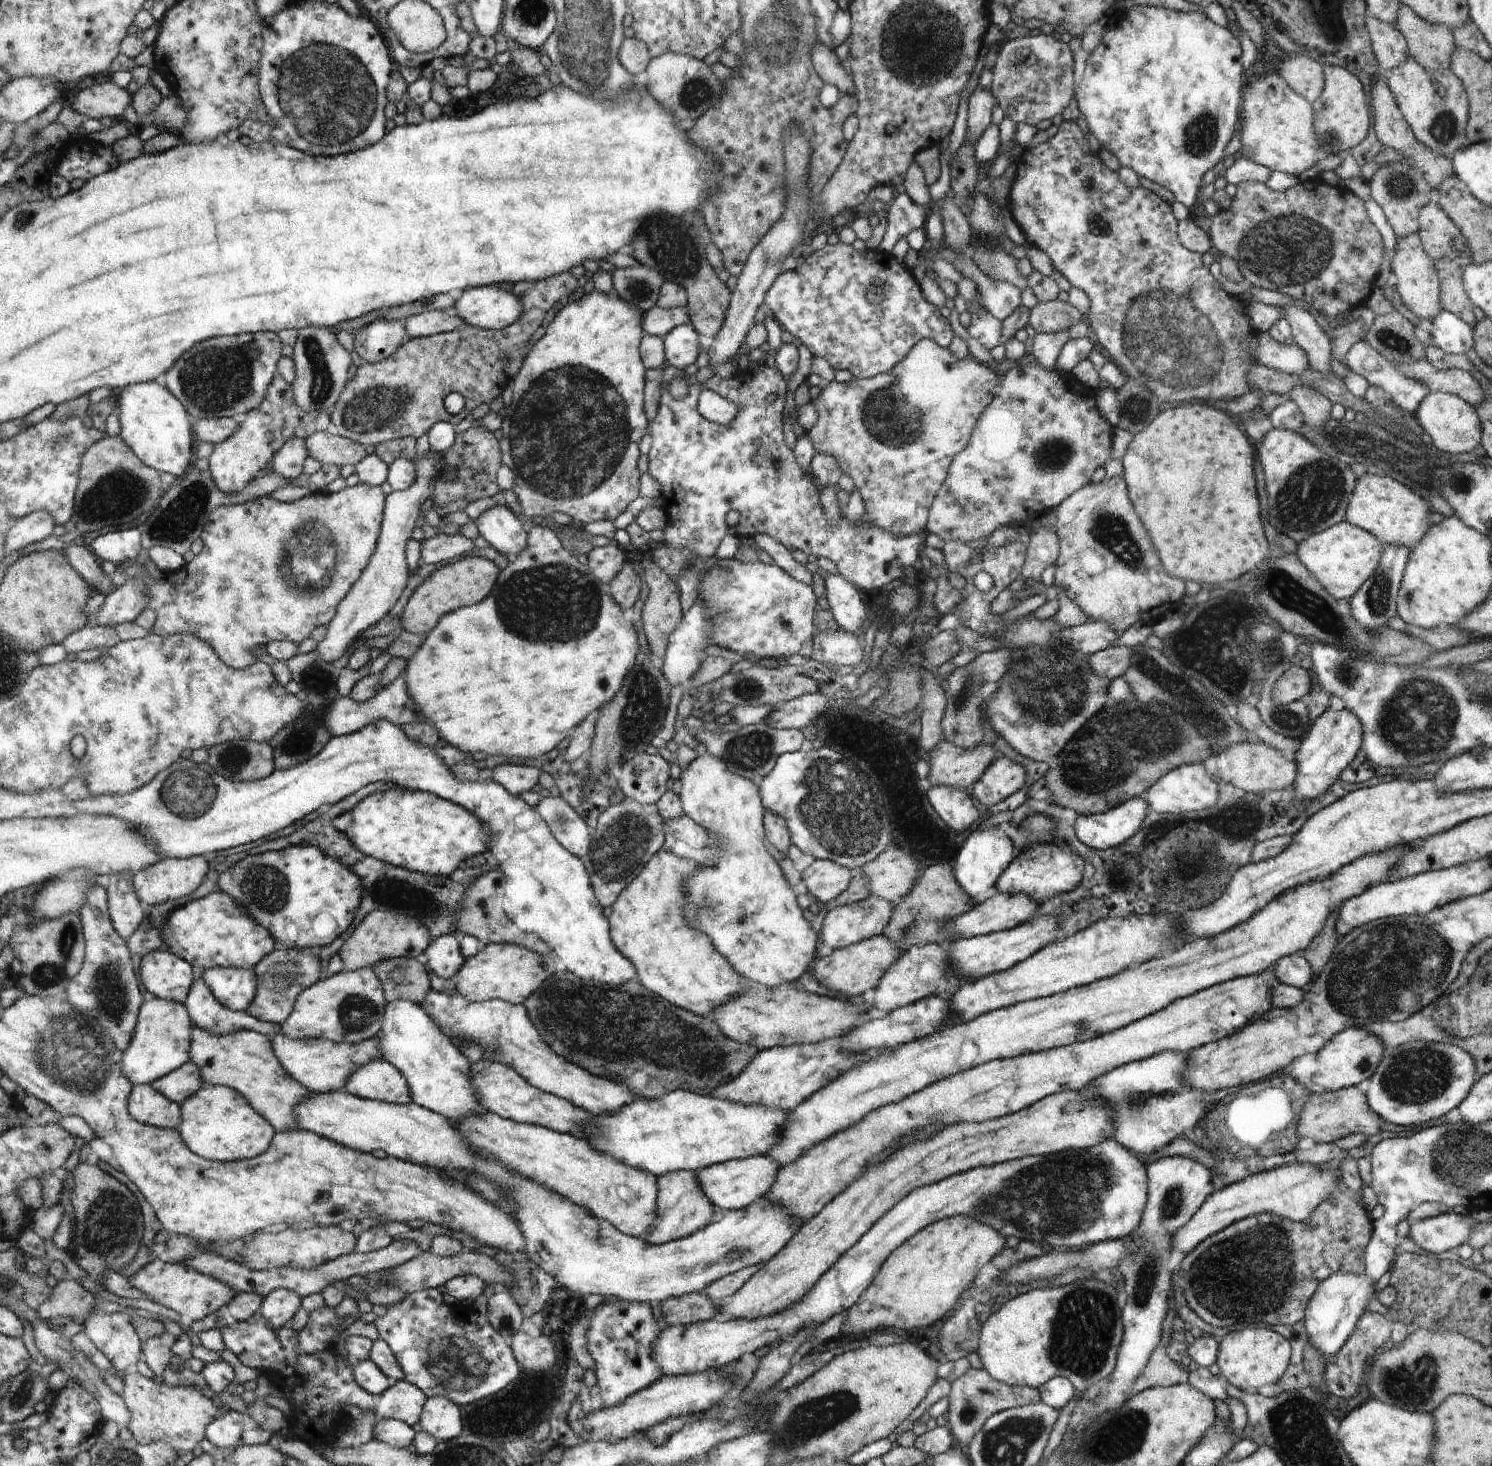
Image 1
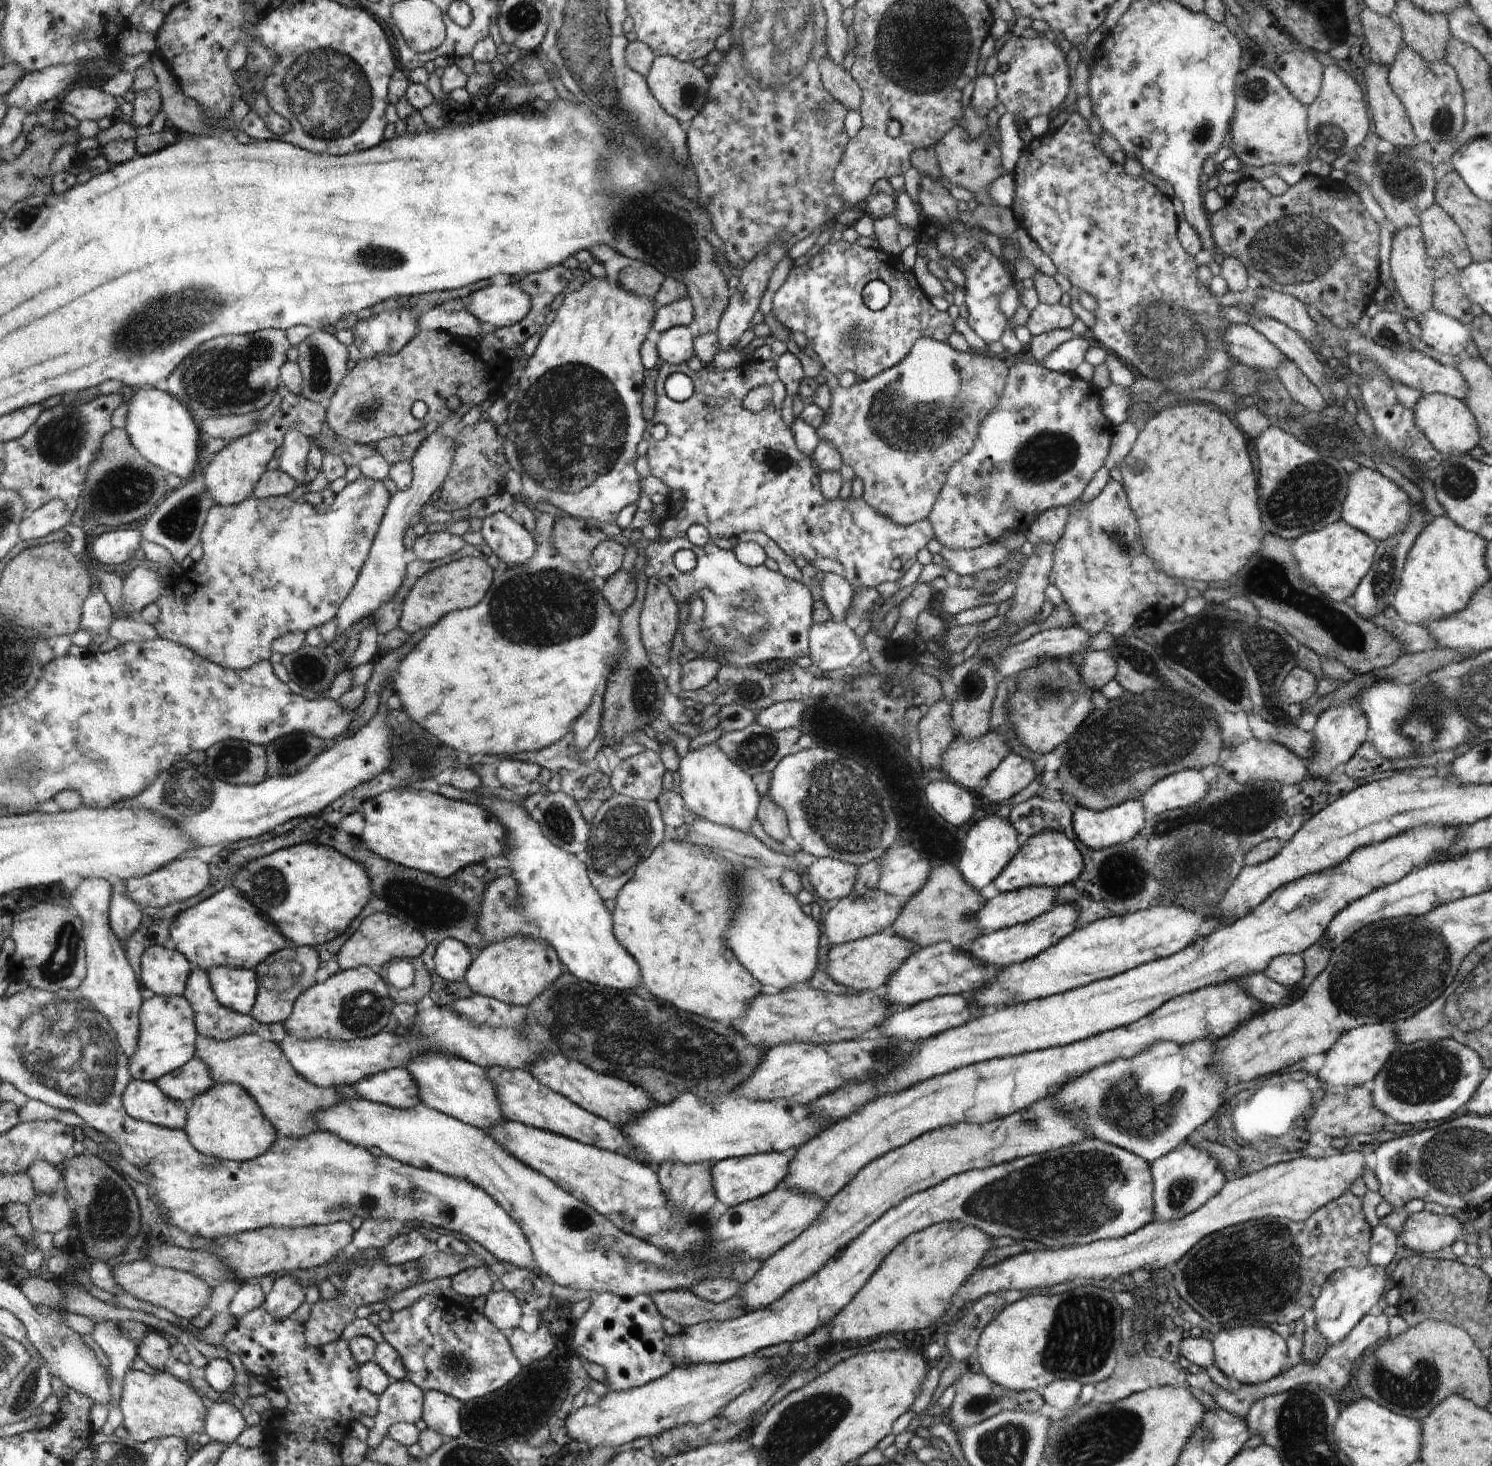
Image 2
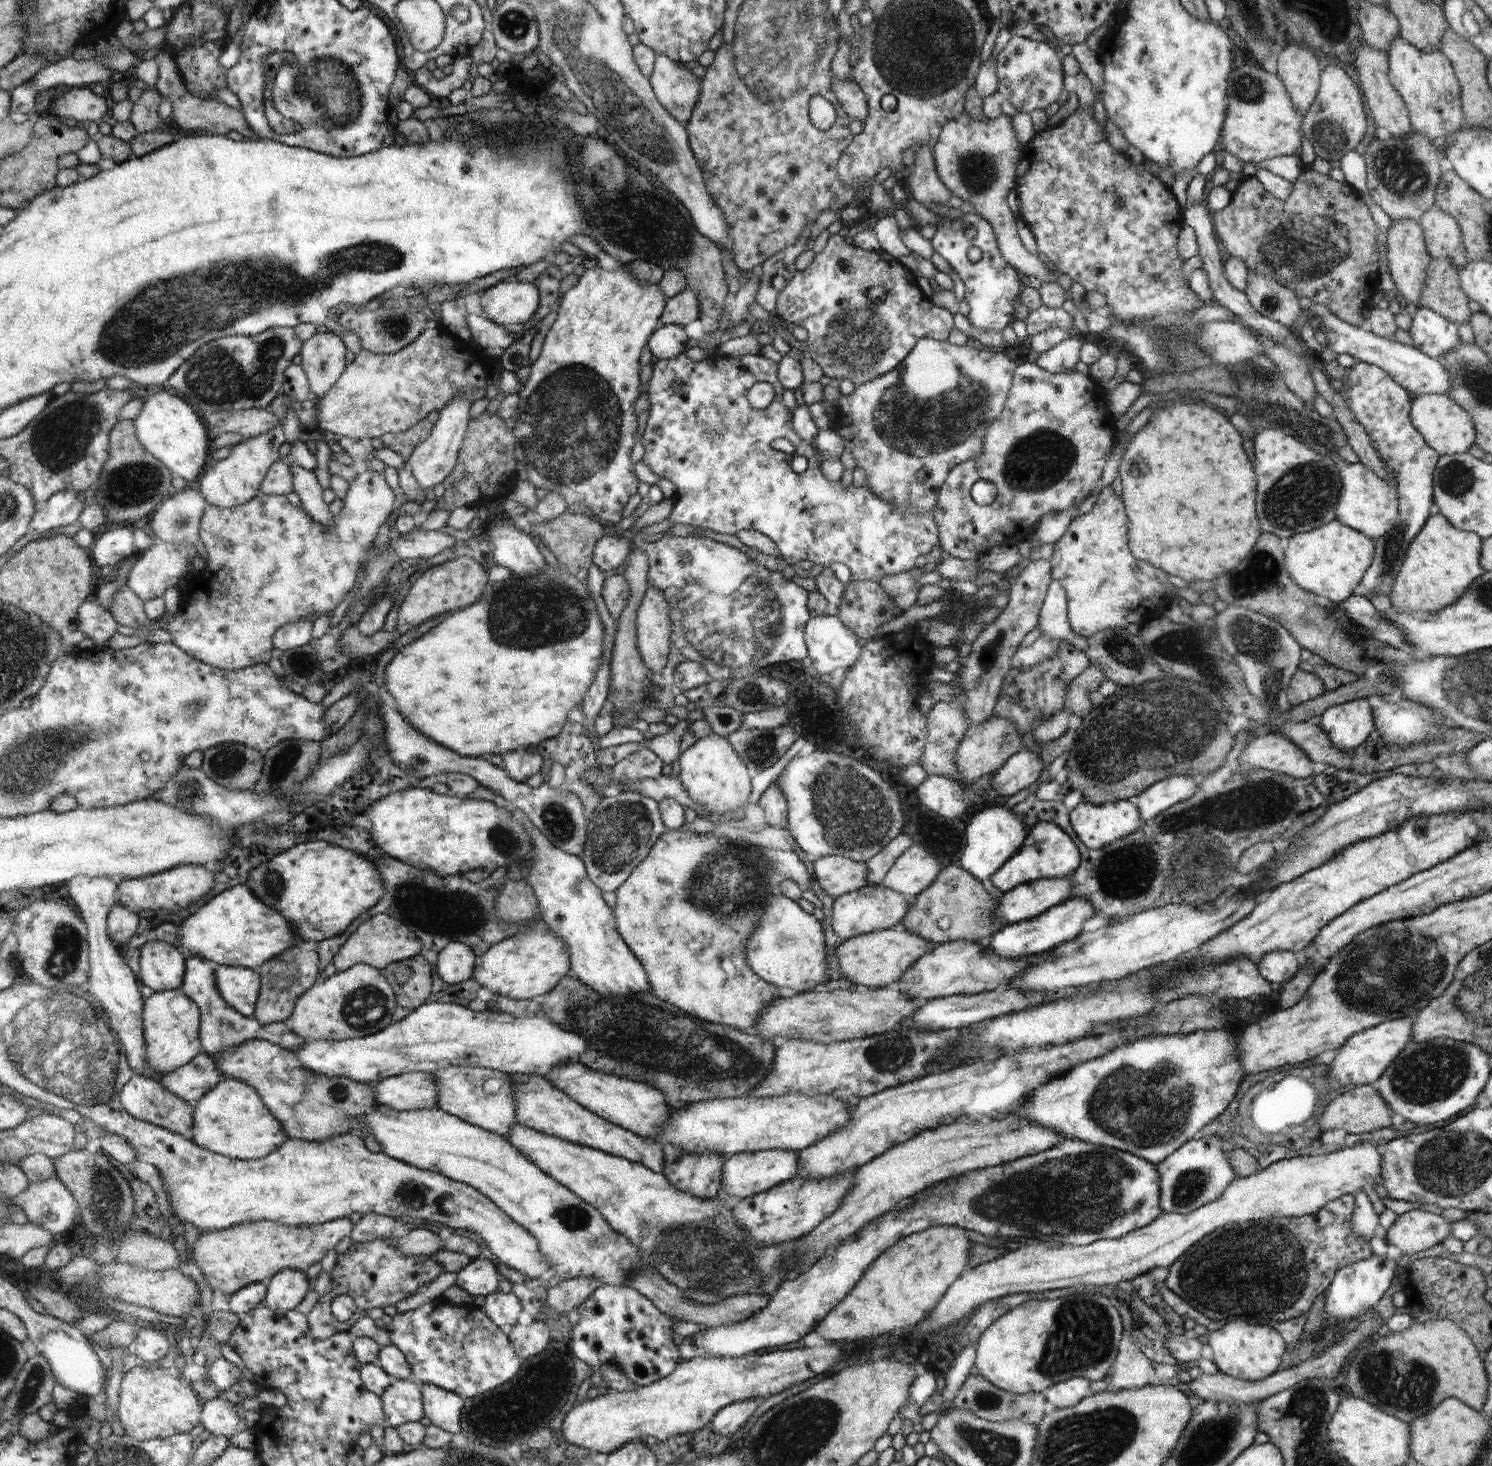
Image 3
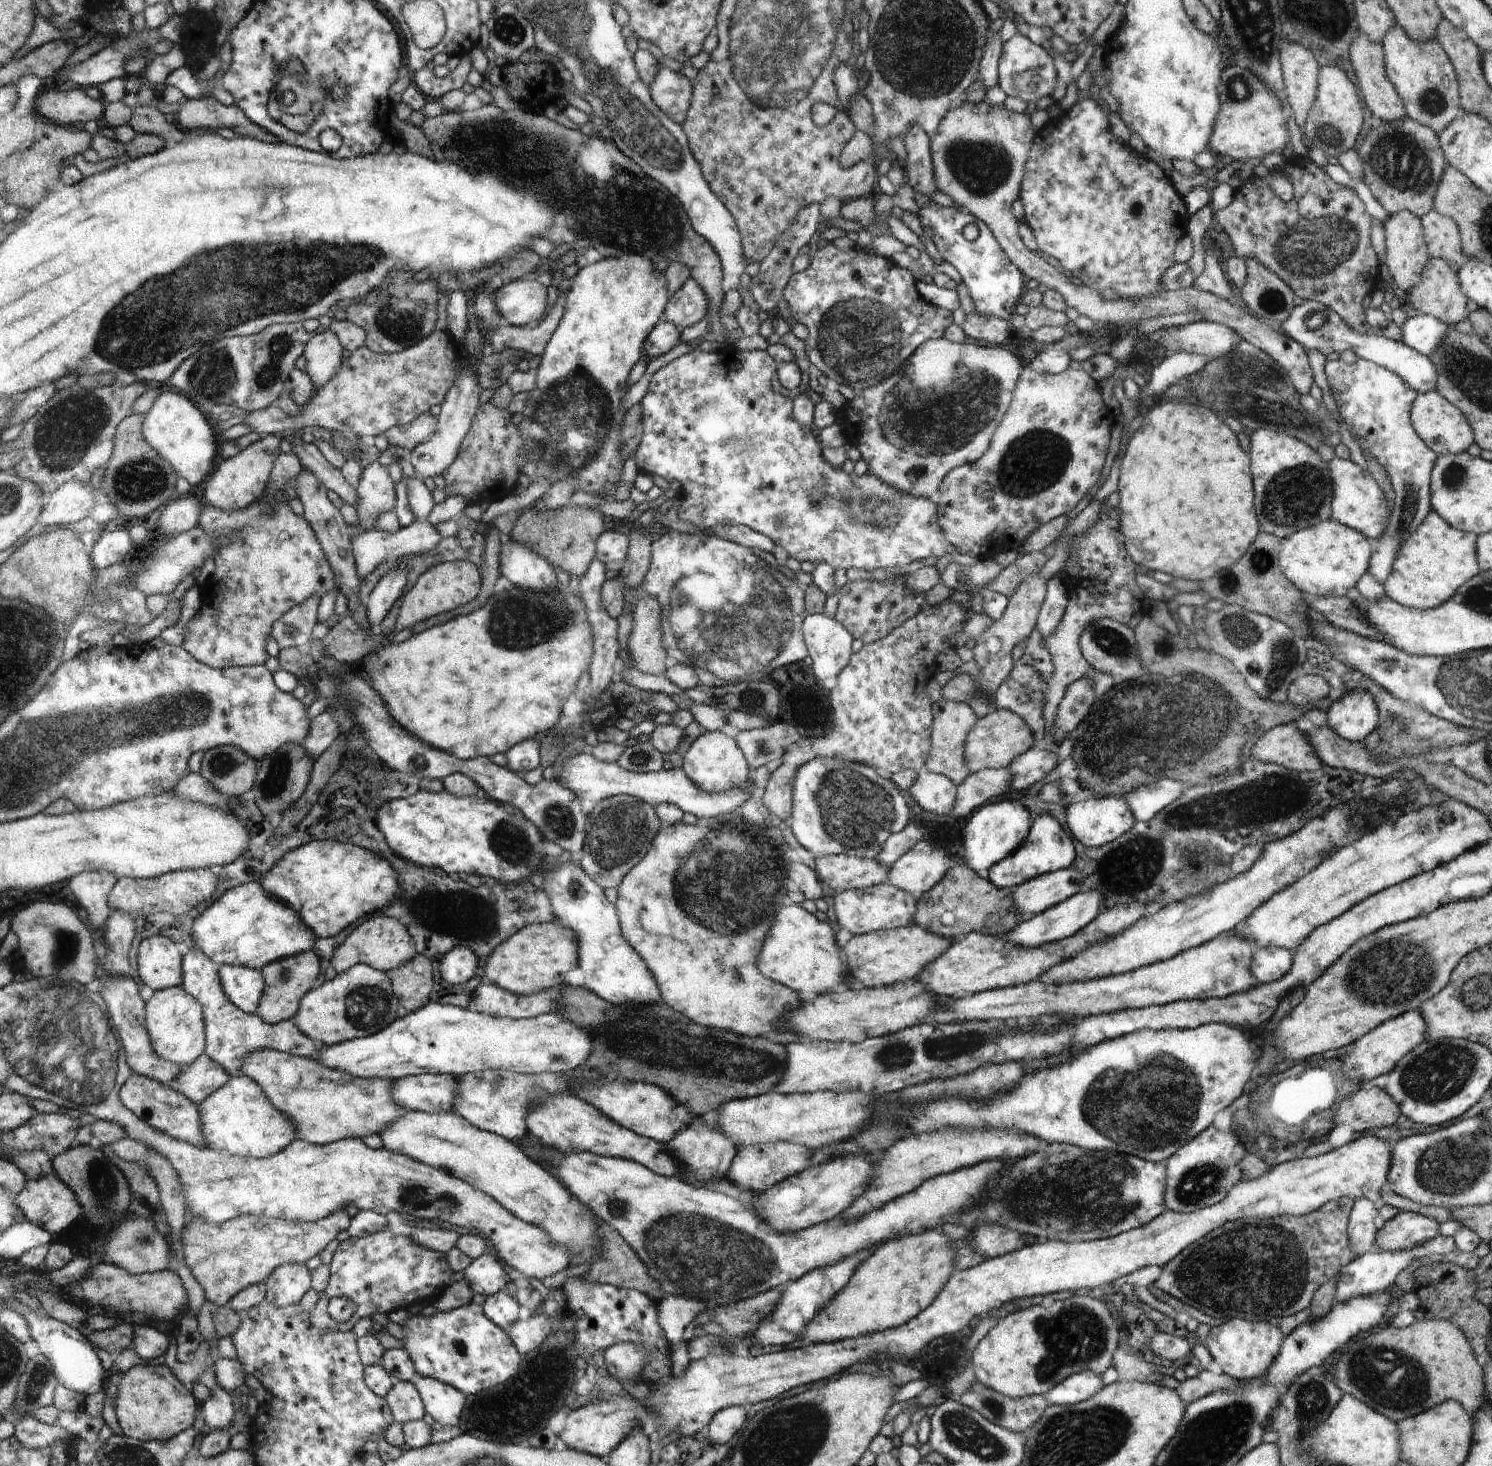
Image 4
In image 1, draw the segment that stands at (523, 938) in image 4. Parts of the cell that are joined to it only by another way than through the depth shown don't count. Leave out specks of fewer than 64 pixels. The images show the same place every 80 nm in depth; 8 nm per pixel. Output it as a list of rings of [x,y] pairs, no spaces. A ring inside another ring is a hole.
[[[494,943],[480,947],[477,954],[468,957],[454,979],[459,994],[468,1000],[500,999],[513,1005],[522,1005],[554,973],[554,960],[550,953],[541,955],[517,944]]]

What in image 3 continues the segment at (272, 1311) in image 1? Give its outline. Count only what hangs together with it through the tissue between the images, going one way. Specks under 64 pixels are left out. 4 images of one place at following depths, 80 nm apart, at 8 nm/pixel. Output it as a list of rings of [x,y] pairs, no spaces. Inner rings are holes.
[[[284,1269],[271,1278],[263,1301],[270,1308],[285,1313],[304,1300],[310,1288],[308,1282],[305,1272]]]

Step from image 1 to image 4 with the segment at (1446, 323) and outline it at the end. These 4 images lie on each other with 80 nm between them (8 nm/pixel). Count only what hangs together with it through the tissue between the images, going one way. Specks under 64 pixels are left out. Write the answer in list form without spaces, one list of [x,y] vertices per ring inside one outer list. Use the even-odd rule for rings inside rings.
[[[1418,314],[1408,317],[1401,328],[1402,342],[1428,357],[1438,346],[1439,340],[1444,338],[1448,327],[1452,326],[1445,325],[1432,315]]]

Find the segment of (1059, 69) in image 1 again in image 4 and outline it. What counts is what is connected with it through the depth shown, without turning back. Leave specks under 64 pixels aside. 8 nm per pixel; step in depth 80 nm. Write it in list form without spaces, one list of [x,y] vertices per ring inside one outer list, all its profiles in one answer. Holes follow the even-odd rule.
[[[1016,33],[1004,43],[997,75],[997,82],[1007,96],[1018,97],[1028,103],[1037,103],[1043,96],[1048,96],[1056,84],[1056,68],[1050,53],[1020,33]]]

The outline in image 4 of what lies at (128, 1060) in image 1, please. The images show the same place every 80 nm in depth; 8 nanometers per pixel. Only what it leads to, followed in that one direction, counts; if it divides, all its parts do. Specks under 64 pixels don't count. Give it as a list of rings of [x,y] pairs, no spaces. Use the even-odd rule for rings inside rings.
[[[183,986],[155,991],[155,995],[147,1002],[147,1021],[156,1052],[163,1059],[183,1068],[195,1063],[207,1052],[207,1020],[203,1004],[200,1004],[200,1001]]]

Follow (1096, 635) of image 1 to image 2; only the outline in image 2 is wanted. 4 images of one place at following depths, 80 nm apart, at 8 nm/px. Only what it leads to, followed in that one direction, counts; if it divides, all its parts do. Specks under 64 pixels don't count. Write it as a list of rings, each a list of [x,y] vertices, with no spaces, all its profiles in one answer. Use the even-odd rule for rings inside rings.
[[[1074,625],[1041,631],[1007,648],[1001,654],[999,673],[1003,677],[1012,676],[1035,667],[1046,658],[1059,660],[1072,653],[1085,654],[1086,642],[1093,636]]]

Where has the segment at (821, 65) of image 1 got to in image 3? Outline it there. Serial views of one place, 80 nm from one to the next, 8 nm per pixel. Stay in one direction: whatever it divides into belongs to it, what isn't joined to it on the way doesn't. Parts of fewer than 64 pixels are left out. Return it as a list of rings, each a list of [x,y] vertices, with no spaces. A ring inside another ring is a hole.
[[[833,74],[833,92],[849,117],[864,122],[868,118],[868,103],[861,86],[856,81],[843,81]]]

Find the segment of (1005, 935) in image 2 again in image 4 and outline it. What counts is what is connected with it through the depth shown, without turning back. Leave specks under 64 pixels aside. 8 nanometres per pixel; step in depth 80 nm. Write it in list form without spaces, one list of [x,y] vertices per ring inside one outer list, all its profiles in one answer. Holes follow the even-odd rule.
[[[1096,889],[1082,890],[1040,914],[1022,919],[1017,927],[1013,928],[1004,938],[1014,946],[1032,948],[1043,946],[1044,943],[1054,943],[1057,940],[1066,939],[1067,936],[1075,935],[1076,932],[1082,931],[1087,924],[1090,924],[1104,909],[1103,902],[1104,899]]]

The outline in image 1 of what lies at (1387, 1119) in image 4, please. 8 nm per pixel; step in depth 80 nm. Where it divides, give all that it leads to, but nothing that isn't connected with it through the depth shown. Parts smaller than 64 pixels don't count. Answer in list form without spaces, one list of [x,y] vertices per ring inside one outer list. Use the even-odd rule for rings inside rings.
[[[1357,1087],[1341,1088],[1337,1091],[1324,1091],[1312,1096],[1306,1102],[1304,1114],[1299,1118],[1298,1135],[1300,1138],[1314,1137],[1318,1143],[1335,1142],[1339,1138],[1354,1132],[1362,1132],[1368,1137],[1380,1131],[1380,1115],[1374,1112],[1367,1101],[1367,1096]]]

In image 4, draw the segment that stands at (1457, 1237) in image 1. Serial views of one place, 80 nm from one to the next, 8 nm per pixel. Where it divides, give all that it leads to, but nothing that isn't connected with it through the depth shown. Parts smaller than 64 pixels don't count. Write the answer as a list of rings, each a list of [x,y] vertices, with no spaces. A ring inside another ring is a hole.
[[[1400,1210],[1377,1230],[1375,1243],[1382,1251],[1405,1251],[1438,1235],[1438,1229],[1434,1219]]]

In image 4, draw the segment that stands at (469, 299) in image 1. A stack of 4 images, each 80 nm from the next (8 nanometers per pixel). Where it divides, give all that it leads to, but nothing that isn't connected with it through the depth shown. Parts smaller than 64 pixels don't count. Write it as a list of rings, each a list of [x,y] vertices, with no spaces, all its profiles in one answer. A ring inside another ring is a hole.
[[[516,279],[499,286],[495,297],[503,323],[521,327],[545,318],[551,293],[534,279]]]

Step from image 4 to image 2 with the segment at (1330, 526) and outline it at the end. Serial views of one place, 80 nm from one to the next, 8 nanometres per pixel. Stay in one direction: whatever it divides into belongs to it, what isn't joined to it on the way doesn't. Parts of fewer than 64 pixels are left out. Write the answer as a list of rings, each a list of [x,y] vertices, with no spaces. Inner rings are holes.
[[[1342,519],[1314,532],[1307,532],[1292,541],[1292,554],[1304,582],[1315,586],[1333,601],[1349,601],[1358,583],[1371,569],[1377,541],[1356,530]]]

